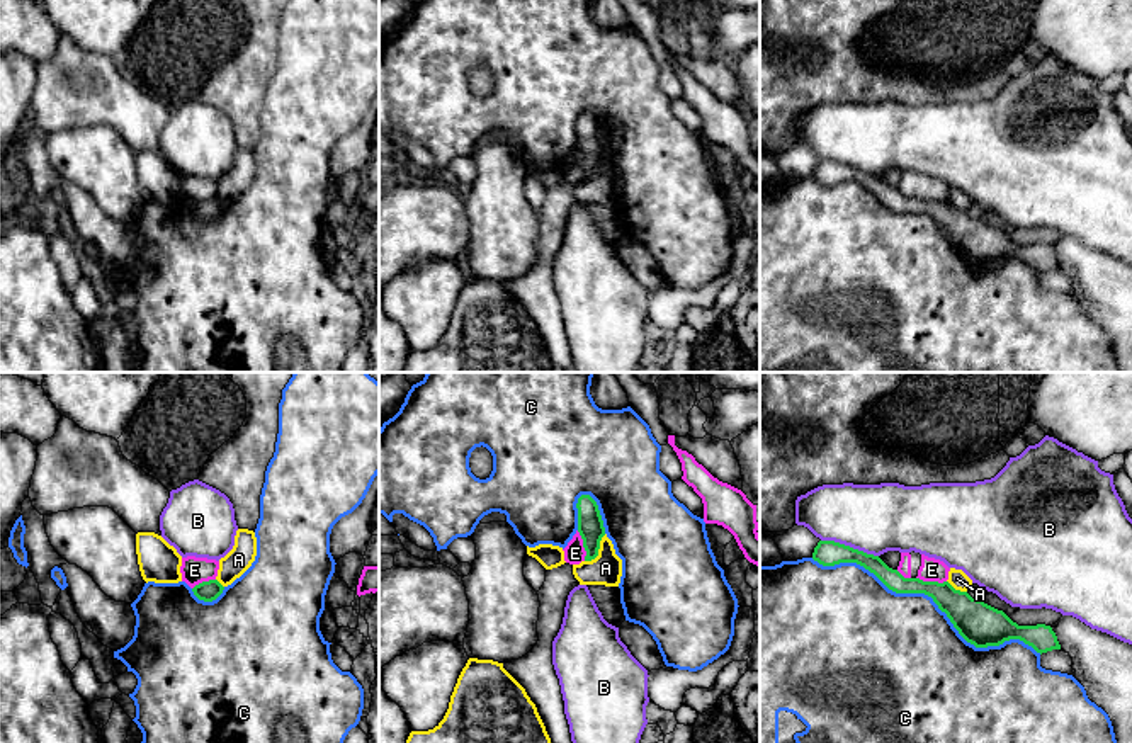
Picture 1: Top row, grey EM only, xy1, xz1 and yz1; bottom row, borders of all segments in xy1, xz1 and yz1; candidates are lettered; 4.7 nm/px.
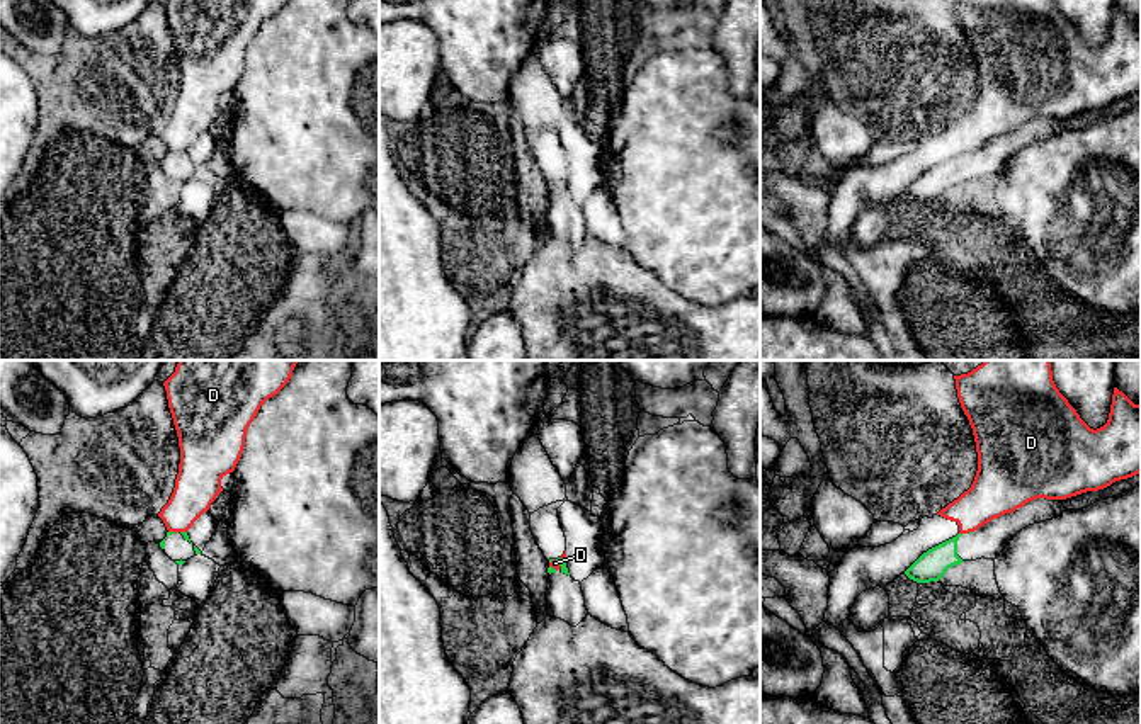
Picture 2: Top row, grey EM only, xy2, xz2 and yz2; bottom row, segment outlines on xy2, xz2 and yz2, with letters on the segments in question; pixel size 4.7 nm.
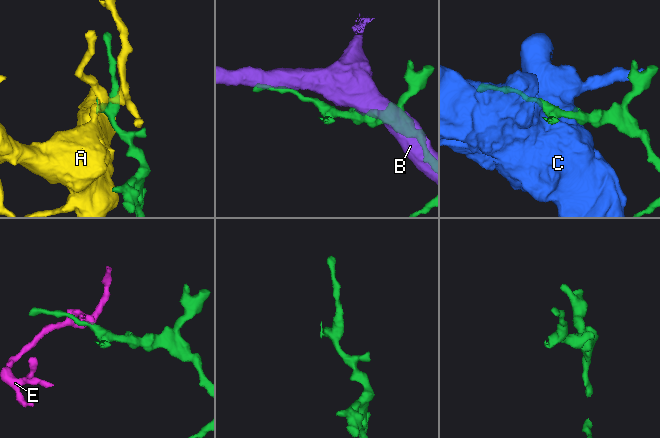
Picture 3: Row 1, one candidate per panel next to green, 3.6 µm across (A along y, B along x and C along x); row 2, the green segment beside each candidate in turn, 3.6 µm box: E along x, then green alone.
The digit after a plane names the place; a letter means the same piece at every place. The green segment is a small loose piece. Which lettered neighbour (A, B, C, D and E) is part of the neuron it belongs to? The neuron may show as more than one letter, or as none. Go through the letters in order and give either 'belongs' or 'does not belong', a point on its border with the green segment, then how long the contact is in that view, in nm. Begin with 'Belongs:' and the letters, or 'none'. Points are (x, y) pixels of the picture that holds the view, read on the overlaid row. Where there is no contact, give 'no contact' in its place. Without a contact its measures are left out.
Belongs: D
A: does not belong; meets green in xz1 at (597, 551); contact 170 nm long
B: does not belong; meets green in yz1 at (848, 546); contact 280 nm long
C: does not belong; meets green in yz1 at (930, 595); contact 1200 nm long
D: belongs; meets green in xz2 at (553, 559); contact 90 nm long
E: does not belong; meets green in xz1 at (583, 546); contact 150 nm long

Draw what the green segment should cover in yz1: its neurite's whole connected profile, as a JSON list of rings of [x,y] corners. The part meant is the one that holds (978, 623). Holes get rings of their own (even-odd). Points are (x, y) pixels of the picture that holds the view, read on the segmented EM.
[[[819,541],[814,547],[812,559],[823,566],[857,563],[874,573],[896,593],[925,593],[931,597],[938,609],[947,614],[959,634],[976,648],[999,646],[1005,641],[1020,639],[1040,655],[1061,649],[1050,626],[1018,626],[1003,610],[972,598],[967,592],[955,590],[948,581],[938,583],[904,578],[897,570],[889,568],[879,556],[835,541]]]

